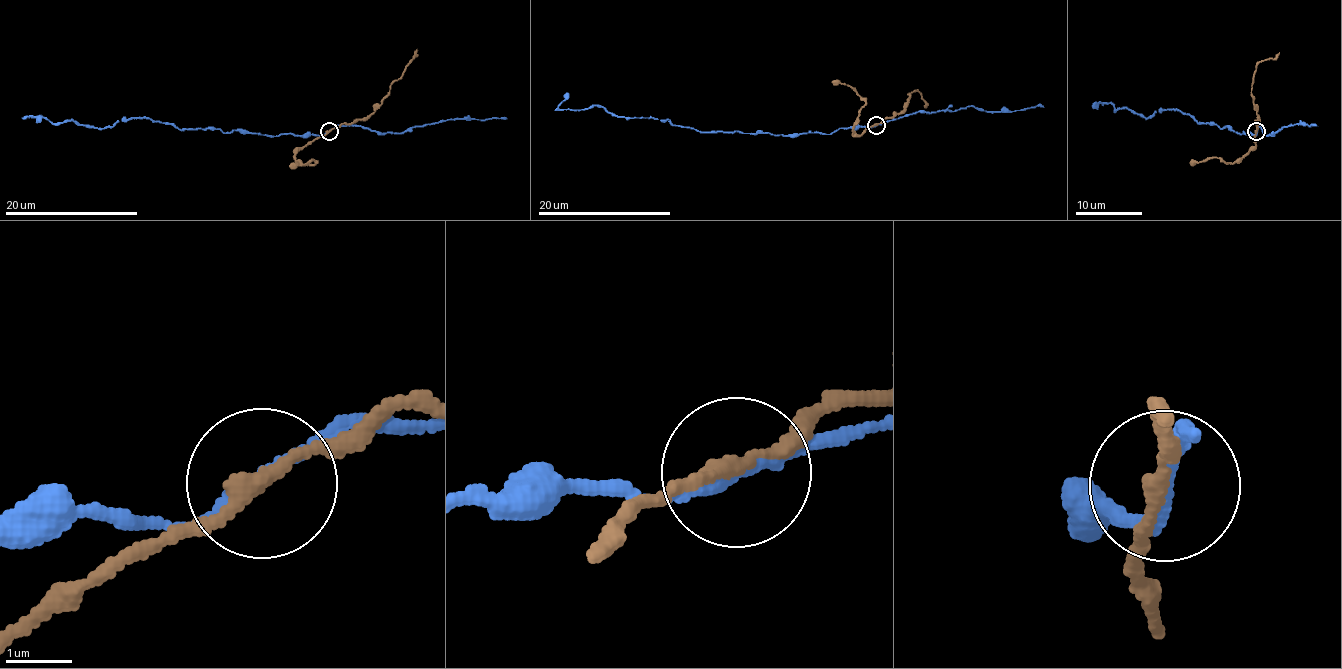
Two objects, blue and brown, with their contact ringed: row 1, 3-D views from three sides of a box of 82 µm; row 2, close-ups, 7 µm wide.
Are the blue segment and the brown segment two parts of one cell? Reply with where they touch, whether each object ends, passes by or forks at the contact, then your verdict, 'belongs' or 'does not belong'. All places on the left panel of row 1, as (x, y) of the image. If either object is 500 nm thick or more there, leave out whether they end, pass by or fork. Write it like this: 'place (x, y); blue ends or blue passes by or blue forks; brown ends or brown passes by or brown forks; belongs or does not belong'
place (329, 131); blue passes by; brown passes by; does not belong

